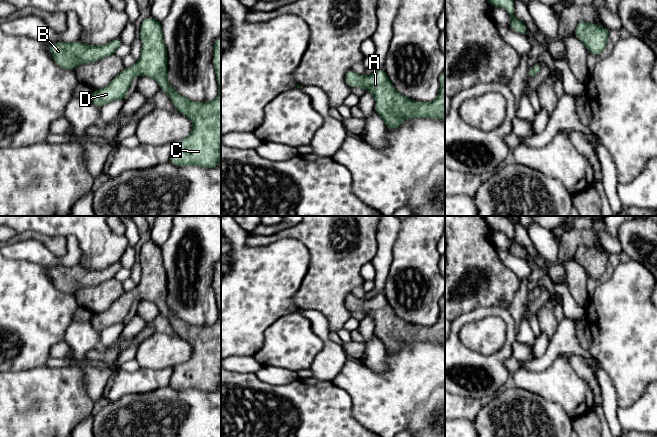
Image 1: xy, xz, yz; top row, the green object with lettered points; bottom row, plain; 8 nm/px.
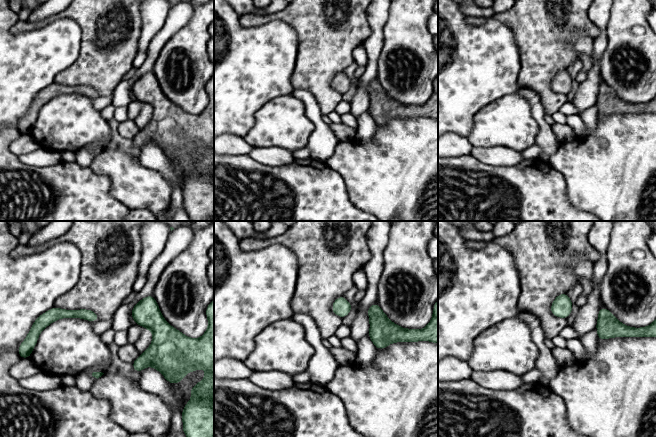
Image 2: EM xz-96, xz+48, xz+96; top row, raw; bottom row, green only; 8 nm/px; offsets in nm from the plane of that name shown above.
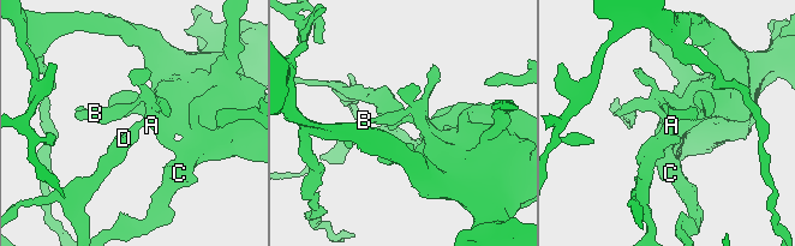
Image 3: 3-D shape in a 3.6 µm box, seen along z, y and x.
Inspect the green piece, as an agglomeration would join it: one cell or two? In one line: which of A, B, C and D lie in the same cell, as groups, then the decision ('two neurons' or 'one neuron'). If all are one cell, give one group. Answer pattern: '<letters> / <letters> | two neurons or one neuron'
A B C D | one neuron

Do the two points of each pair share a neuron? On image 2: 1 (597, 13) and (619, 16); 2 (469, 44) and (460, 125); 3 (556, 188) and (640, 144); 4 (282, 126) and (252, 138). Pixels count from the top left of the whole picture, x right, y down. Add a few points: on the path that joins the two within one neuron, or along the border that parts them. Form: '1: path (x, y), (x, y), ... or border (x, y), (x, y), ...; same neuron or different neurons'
1: border (611, 10), (606, 28), (607, 38); different neurons
2: path (465, 64), (460, 69), (460, 105); same neuron
3: border (550, 165), (564, 178), (566, 196), (572, 205); different neurons
4: path (275, 126), (259, 136); same neuron

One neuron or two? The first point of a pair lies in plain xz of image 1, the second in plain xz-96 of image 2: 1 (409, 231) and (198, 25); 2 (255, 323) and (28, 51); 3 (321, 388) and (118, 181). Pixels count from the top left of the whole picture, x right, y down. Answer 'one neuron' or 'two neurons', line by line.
1: one neuron
2: one neuron
3: two neurons

